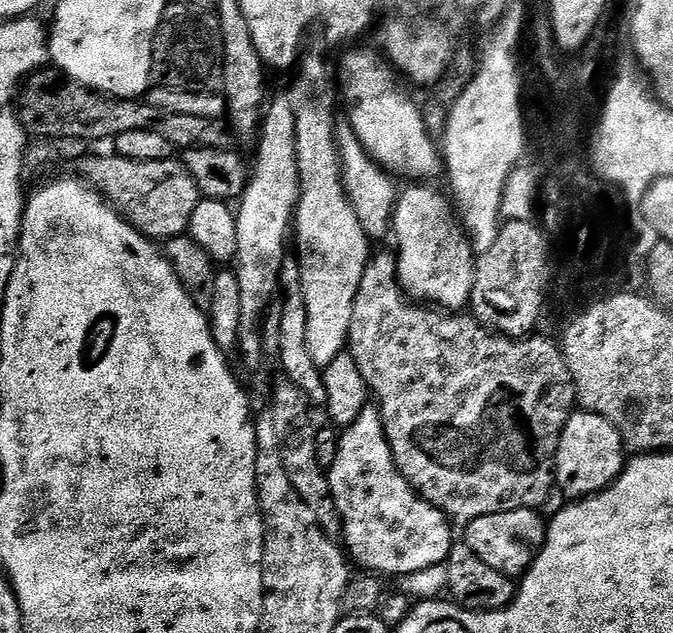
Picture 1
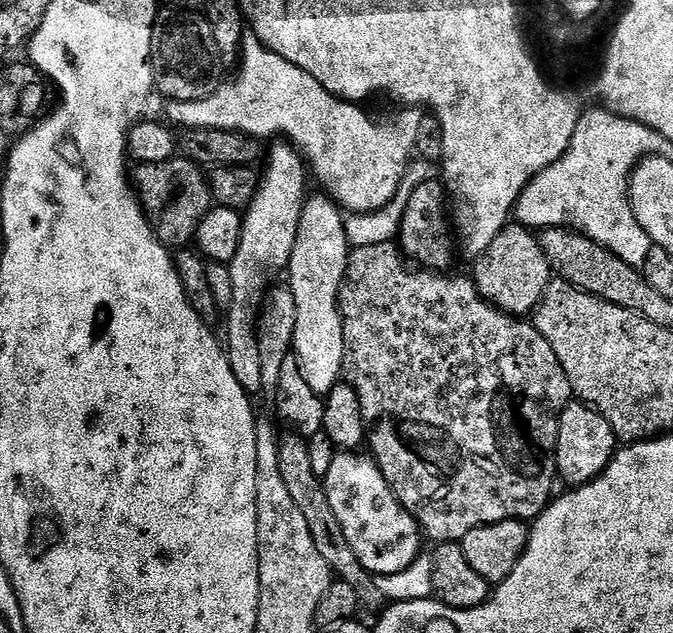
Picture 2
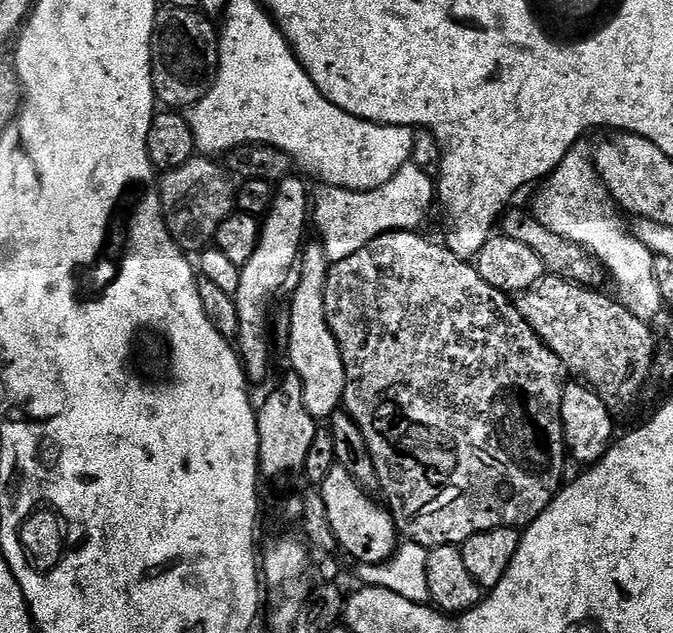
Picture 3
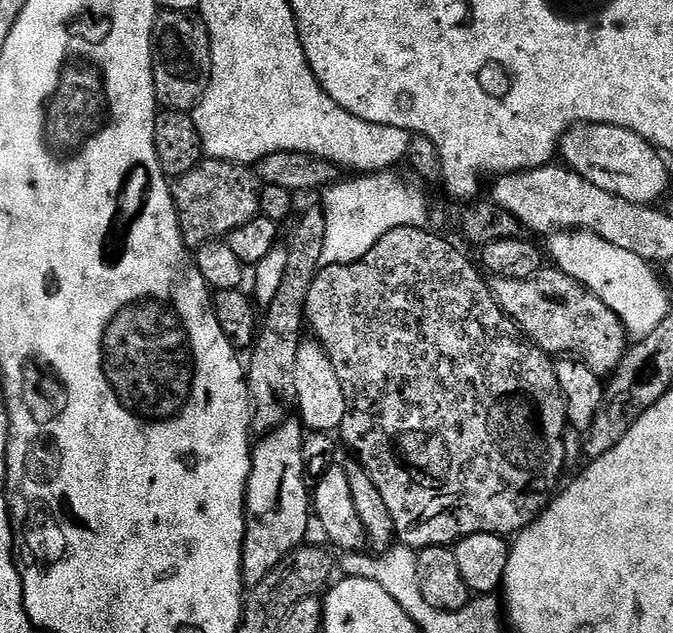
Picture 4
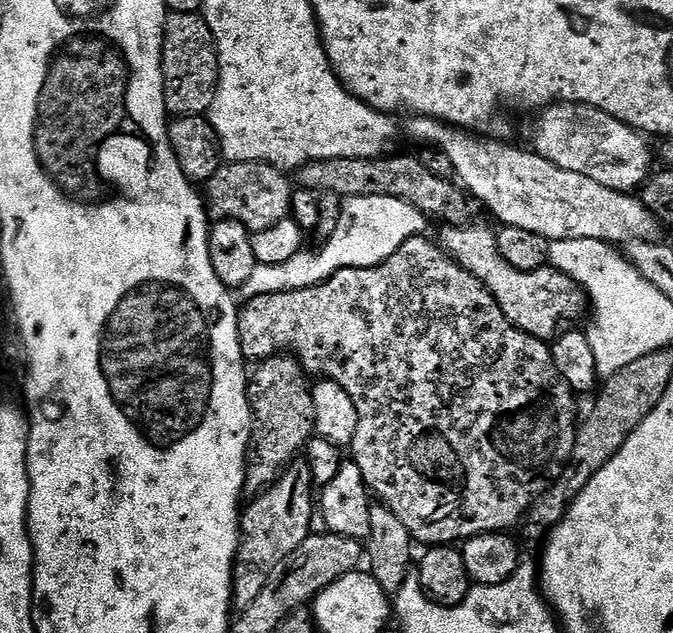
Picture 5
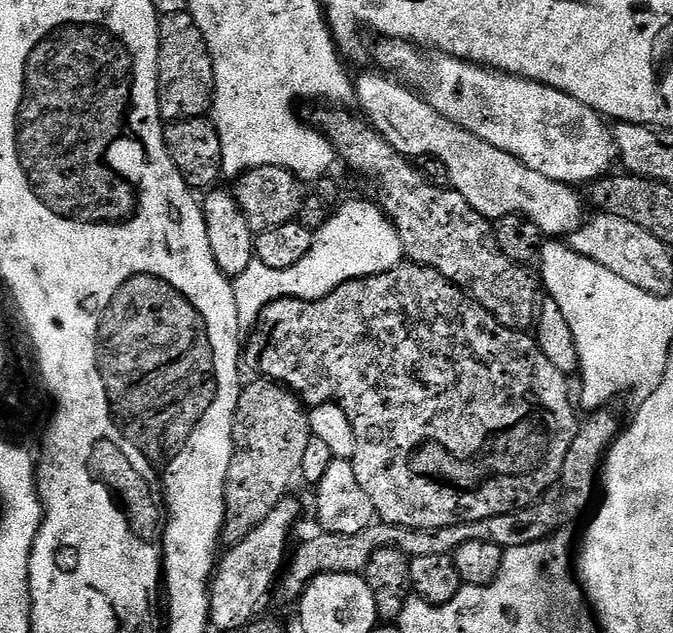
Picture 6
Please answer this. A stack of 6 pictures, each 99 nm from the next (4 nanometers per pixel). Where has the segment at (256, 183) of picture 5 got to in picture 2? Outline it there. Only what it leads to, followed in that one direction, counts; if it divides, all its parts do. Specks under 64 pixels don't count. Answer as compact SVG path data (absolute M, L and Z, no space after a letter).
M187 158L139 165L134 172L134 188L161 244L172 250L187 249L195 241L202 220L214 207L212 186L205 169Z

